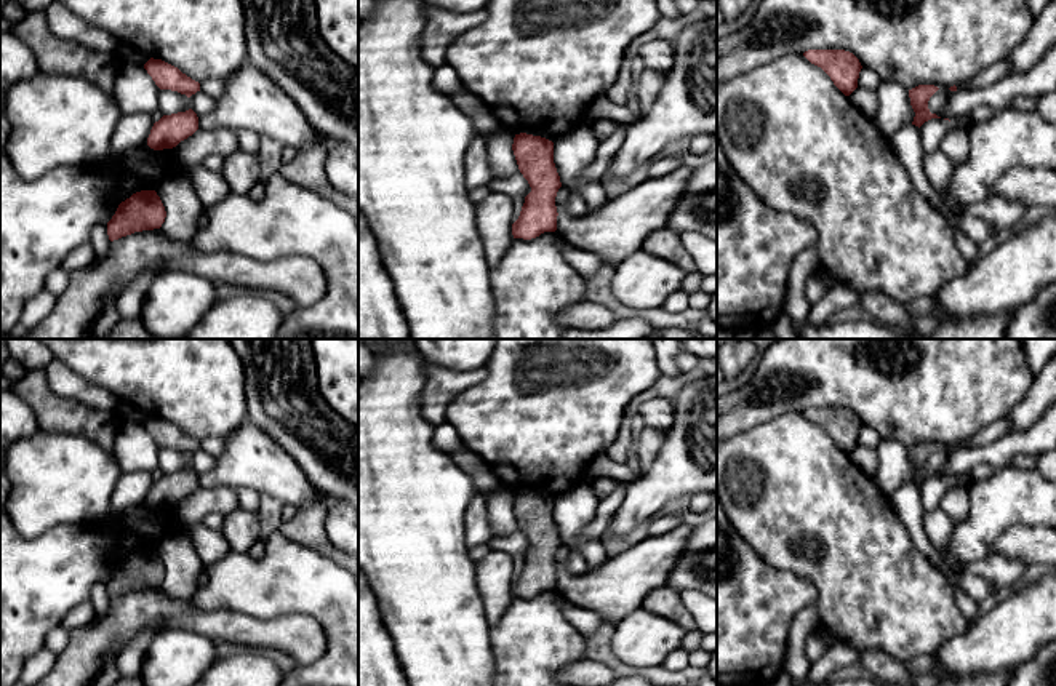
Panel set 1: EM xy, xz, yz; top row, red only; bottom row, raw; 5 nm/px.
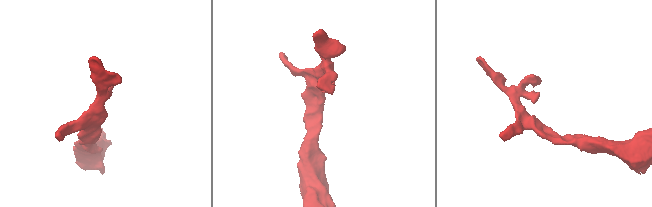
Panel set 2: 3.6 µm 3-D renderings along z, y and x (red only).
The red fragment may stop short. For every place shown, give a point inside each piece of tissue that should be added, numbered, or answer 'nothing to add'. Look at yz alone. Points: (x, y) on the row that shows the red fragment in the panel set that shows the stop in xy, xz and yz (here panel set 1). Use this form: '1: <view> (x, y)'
nothing to add

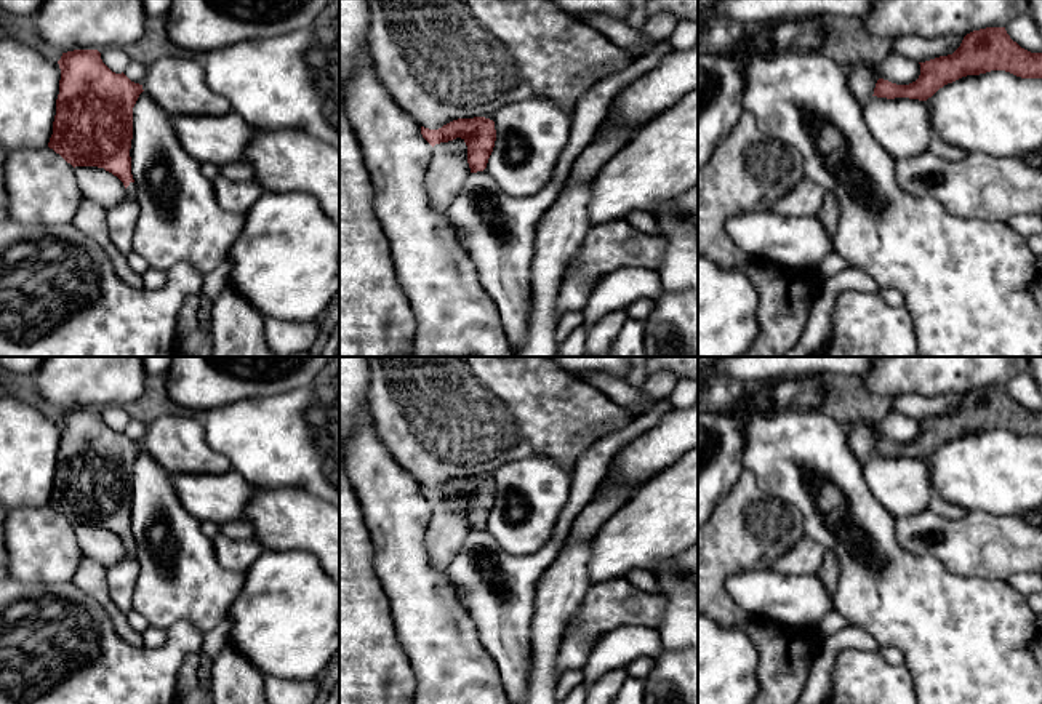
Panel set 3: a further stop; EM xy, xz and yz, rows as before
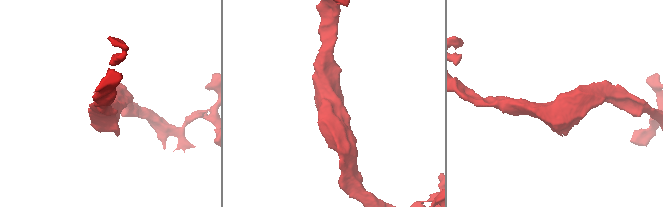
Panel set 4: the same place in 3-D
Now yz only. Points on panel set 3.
nothing to add

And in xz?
nothing to add

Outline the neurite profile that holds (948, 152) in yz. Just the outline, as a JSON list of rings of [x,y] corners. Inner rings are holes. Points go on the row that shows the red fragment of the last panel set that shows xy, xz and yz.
[[[936,138],[932,139],[928,152],[948,162],[960,162],[967,157],[967,152],[962,149],[949,146]]]

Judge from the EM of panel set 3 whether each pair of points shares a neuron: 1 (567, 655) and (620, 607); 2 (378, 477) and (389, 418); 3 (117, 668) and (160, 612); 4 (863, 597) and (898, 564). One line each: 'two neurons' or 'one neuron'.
1: one neuron
2: two neurons
3: two neurons
4: one neuron

